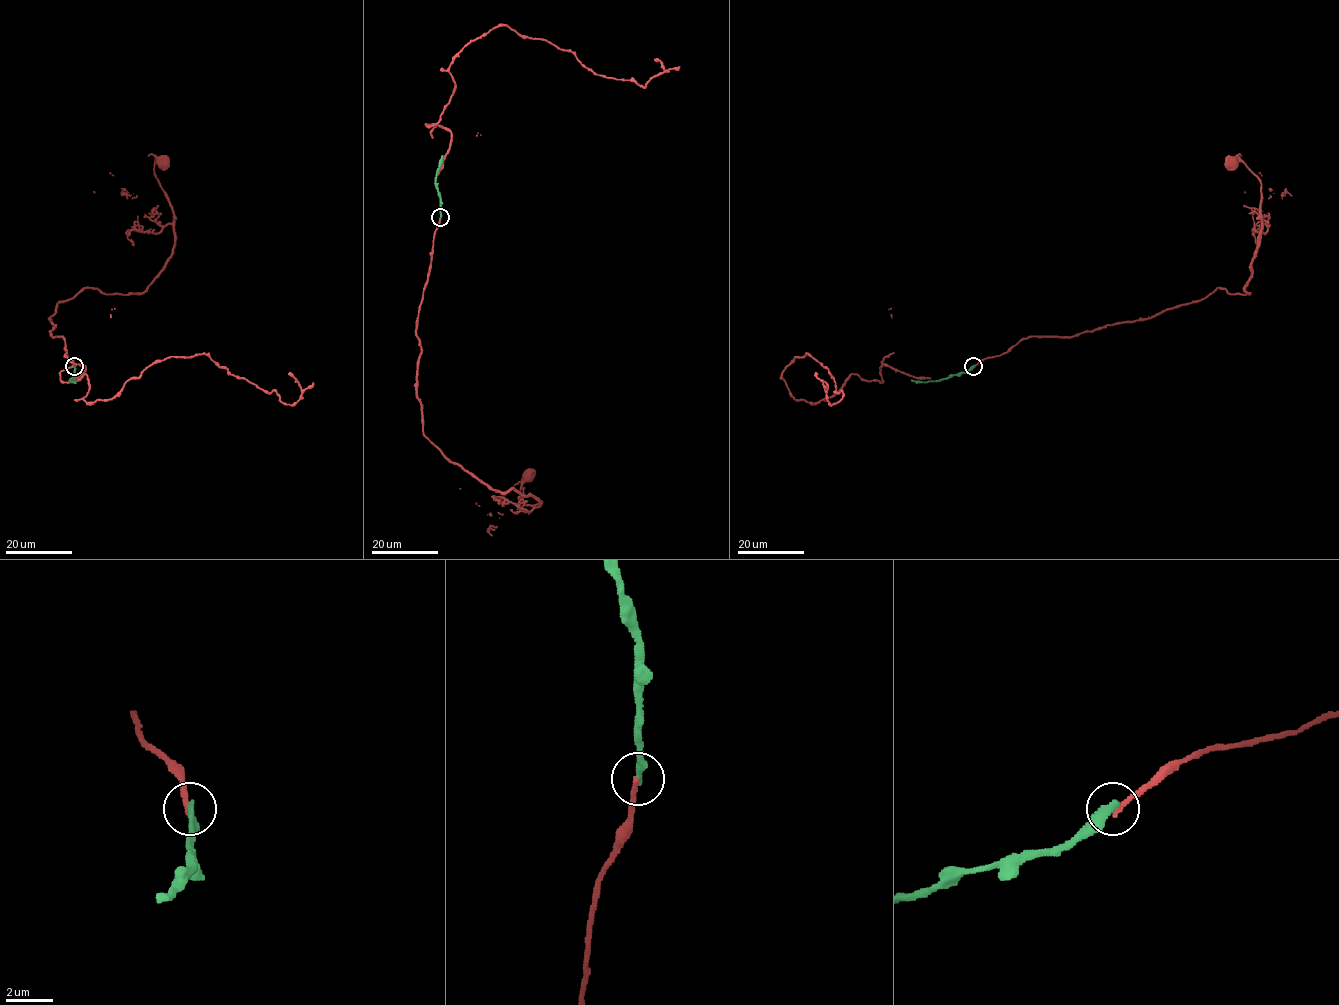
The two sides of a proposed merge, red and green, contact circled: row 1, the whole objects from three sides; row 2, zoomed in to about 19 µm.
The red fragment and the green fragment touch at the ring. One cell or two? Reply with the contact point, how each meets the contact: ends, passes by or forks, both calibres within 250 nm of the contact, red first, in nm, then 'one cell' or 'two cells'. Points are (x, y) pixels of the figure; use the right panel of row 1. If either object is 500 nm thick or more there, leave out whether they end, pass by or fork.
place (973, 366); red ends; green ends; calibres 220 and 360 nm; two cells

